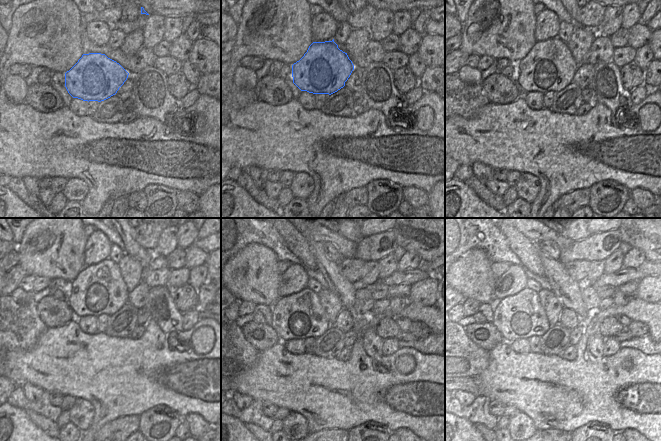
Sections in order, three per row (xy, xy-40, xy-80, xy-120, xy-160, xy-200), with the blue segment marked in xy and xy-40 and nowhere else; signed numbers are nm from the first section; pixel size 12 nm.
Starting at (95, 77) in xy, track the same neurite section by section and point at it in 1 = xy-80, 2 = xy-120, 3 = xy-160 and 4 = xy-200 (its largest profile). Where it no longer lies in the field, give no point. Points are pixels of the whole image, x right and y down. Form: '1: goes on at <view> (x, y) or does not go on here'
1: goes on at xy-80 (549, 66)
2: goes on at xy-120 (100, 289)
3: goes on at xy-160 (301, 315)
4: goes on at xy-200 (521, 316)

